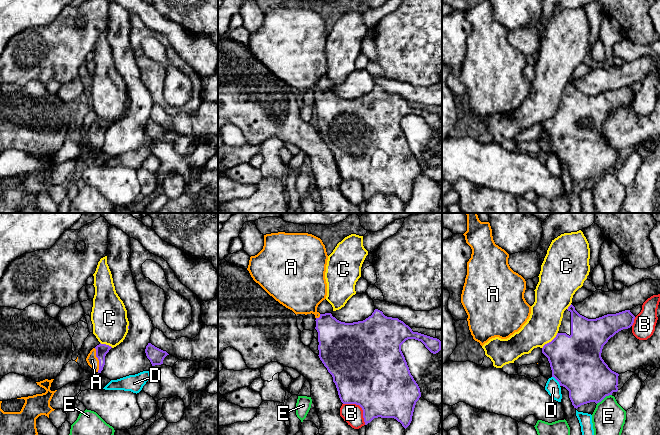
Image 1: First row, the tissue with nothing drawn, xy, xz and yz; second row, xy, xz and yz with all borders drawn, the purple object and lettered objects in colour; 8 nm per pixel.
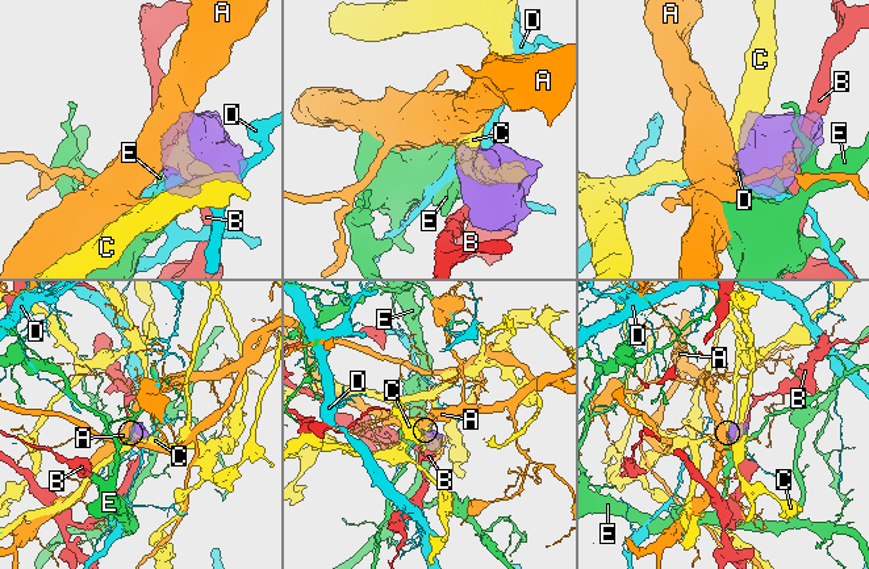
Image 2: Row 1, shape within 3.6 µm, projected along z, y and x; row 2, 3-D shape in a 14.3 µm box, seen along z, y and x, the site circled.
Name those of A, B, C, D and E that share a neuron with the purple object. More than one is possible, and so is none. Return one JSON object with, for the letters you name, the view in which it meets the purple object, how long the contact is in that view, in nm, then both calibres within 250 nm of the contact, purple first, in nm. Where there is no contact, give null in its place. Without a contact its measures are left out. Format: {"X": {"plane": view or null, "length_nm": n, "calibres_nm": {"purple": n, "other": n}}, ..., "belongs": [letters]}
{"A": {"plane": "xy", "length_nm": 190, "calibres_nm": {"purple": 100, "other": 90}}, "belongs": ["A"]}

